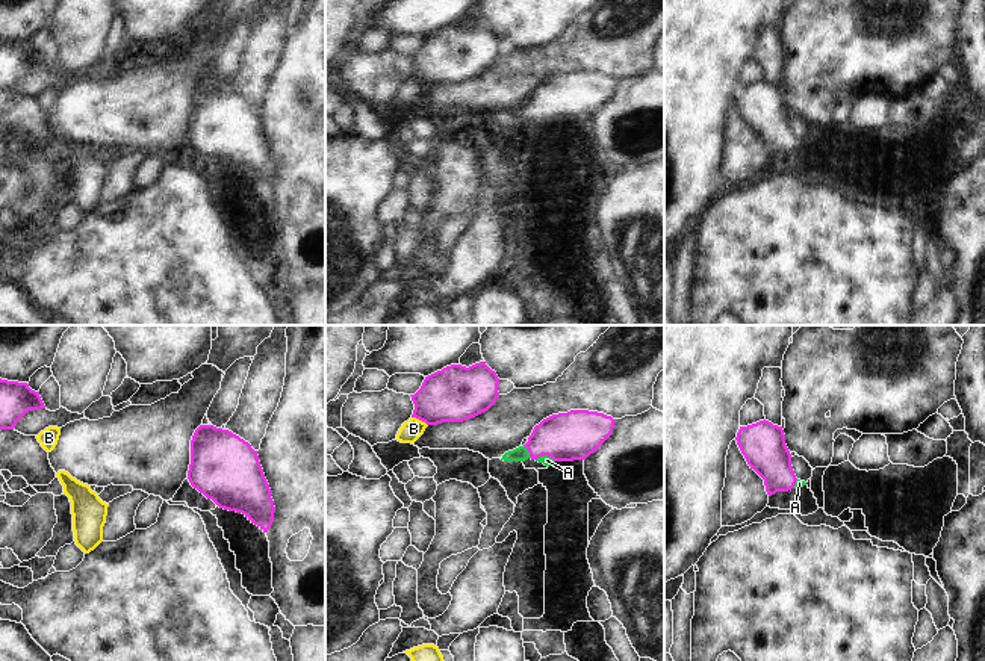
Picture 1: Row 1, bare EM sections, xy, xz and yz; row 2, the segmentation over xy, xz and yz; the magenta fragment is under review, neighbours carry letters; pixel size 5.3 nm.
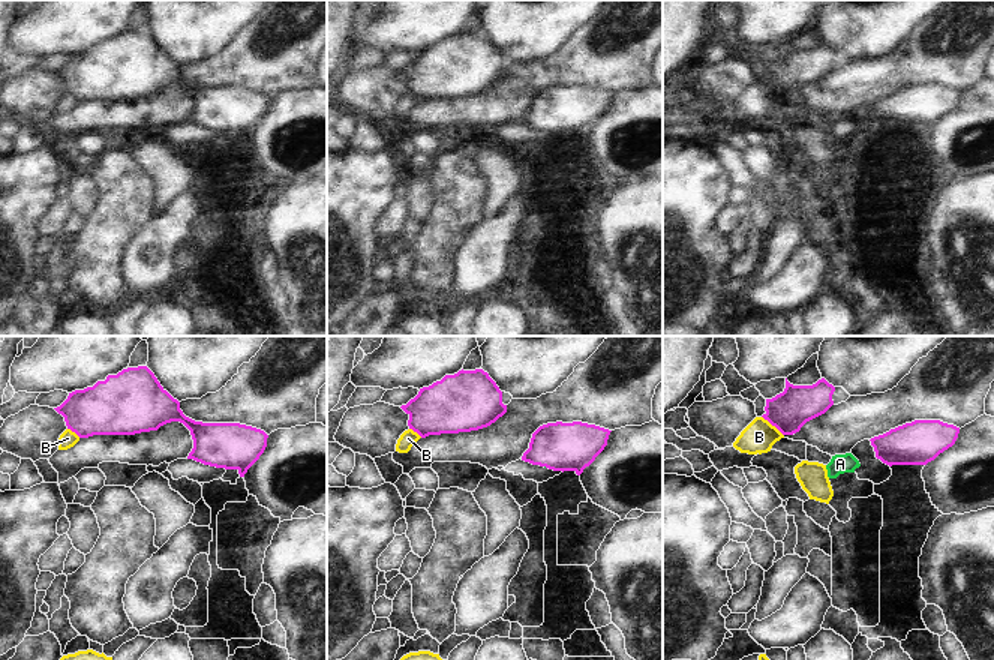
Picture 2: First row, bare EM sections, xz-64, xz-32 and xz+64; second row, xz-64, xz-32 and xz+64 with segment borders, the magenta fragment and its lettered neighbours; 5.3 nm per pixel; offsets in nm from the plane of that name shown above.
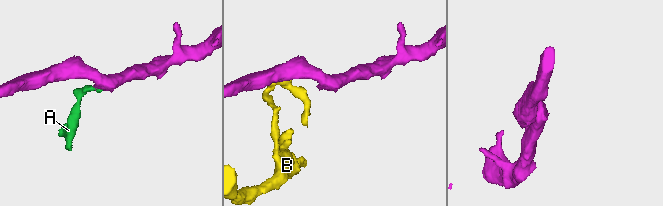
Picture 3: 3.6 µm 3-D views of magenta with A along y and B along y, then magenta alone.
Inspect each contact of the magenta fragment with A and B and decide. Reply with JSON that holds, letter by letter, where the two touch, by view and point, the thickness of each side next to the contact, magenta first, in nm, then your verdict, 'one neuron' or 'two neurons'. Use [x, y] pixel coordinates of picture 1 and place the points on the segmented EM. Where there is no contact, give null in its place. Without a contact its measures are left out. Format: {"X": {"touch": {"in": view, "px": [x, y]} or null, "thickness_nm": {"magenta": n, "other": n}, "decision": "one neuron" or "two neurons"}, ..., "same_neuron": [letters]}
{"A": {"touch": {"in": "xz", "px": [528, 451]}, "thickness_nm": {"magenta": 260, "other": 80}, "decision": "one neuron"}, "B": {"touch": {"in": "xz", "px": [419, 419]}, "thickness_nm": {"magenta": 300, "other": 110}, "decision": "two neurons"}, "same_neuron": ["A"]}

